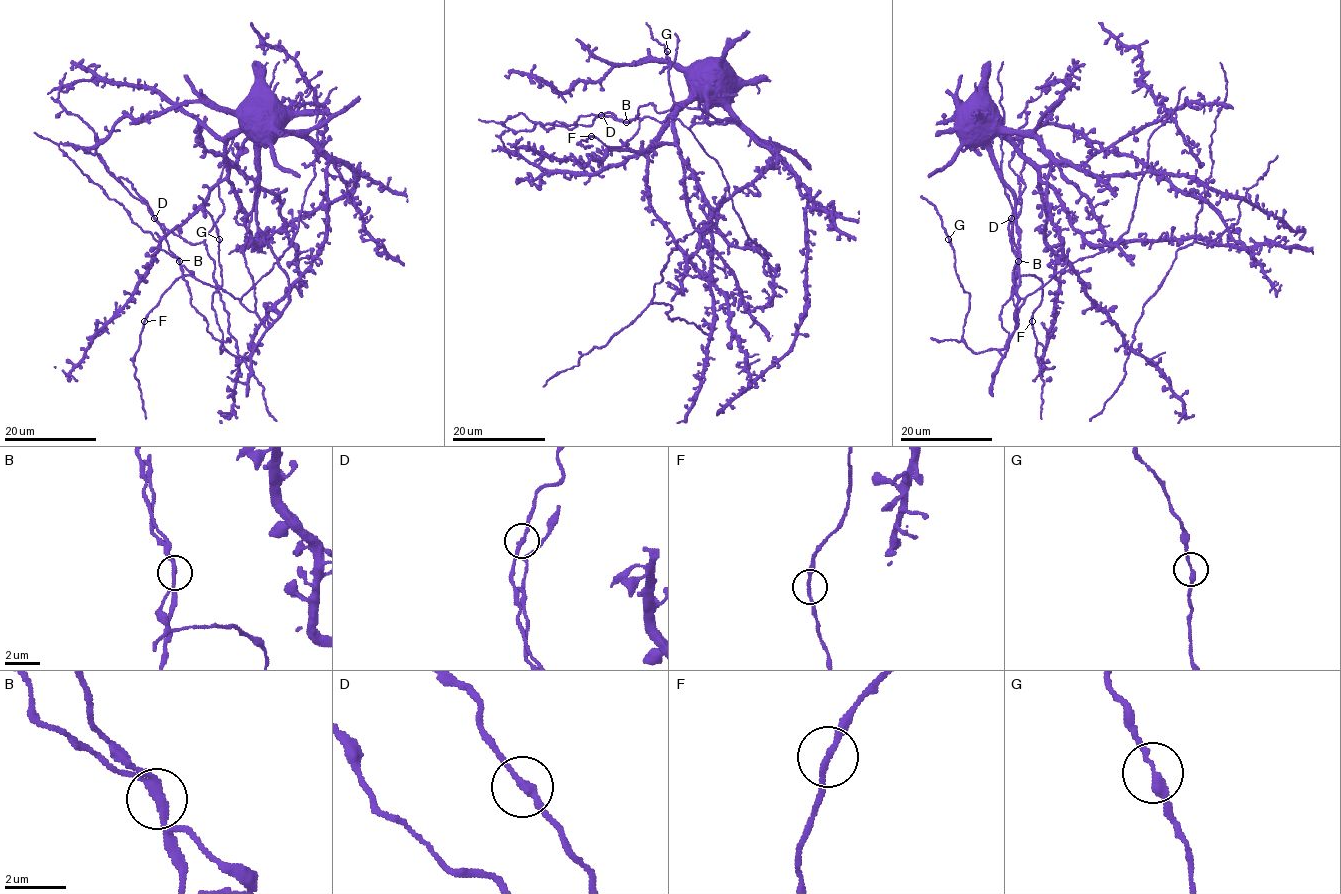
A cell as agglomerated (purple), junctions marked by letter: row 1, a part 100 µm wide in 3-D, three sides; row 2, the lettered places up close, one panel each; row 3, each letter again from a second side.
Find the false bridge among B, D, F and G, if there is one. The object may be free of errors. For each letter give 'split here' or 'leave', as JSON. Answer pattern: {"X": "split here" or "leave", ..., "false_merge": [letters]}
{"B": "leave", "D": "leave", "F": "leave", "G": "leave", "false_merge": []}

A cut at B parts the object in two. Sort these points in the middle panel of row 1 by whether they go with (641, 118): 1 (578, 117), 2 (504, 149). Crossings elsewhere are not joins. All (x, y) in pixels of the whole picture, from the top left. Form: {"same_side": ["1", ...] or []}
{"same_side": ["2"]}

